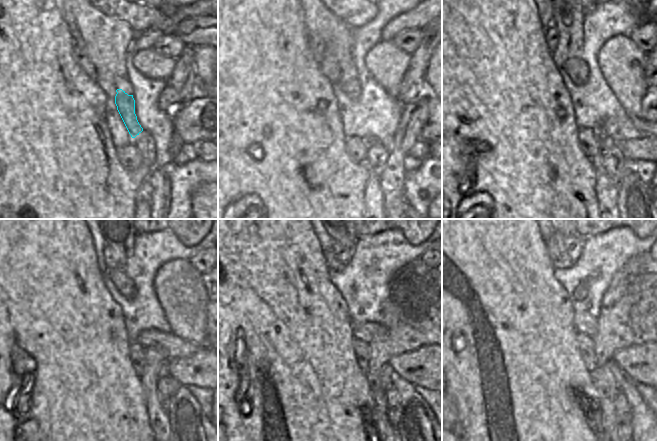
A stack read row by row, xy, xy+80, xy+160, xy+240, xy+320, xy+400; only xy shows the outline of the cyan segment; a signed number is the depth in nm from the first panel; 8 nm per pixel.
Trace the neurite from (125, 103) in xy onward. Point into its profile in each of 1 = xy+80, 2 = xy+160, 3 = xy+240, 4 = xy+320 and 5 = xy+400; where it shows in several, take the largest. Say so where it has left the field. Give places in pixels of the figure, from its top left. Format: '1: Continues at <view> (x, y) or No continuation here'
1: Continues at xy+80 (352, 88)
2: Continues at xy+160 (576, 68)
3: Continues at xy+240 (124, 285)
4: Continues at xy+320 (333, 263)
5: Continues at xy+400 (560, 259).

